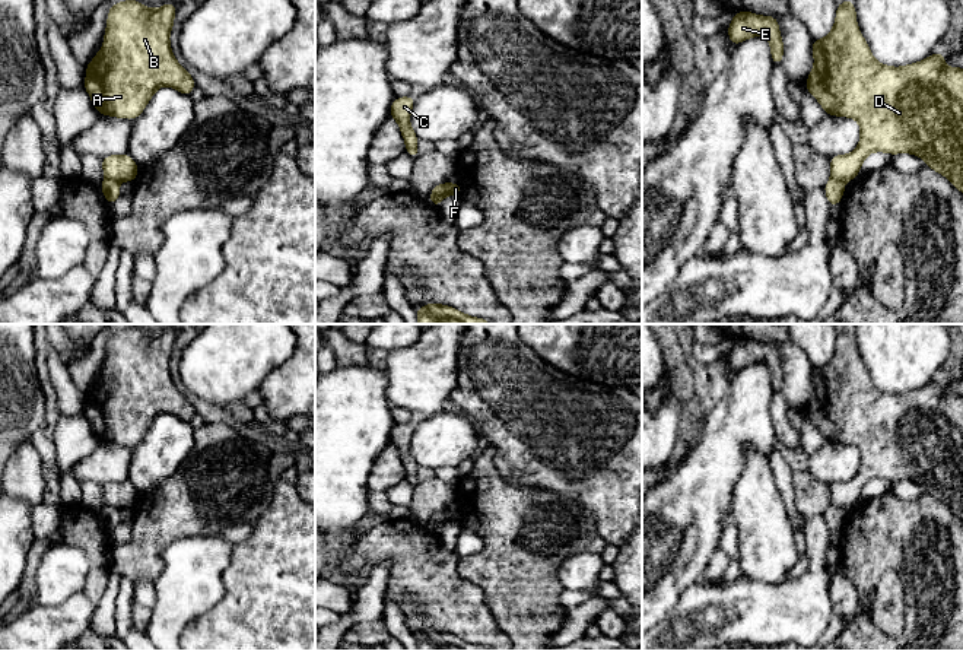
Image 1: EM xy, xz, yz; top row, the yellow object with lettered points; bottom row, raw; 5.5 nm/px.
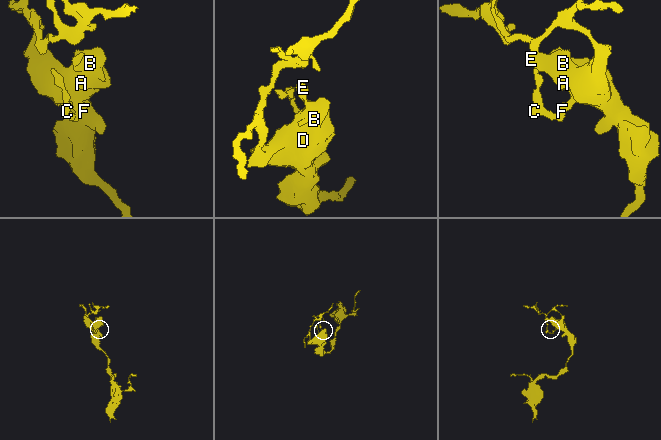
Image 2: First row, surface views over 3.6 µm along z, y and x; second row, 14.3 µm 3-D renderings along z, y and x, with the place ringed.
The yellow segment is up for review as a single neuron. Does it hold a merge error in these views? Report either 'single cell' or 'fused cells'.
fused cells

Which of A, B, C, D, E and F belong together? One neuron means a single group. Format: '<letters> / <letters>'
A B D E F / C

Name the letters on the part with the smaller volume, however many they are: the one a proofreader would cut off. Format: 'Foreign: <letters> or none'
Foreign: C

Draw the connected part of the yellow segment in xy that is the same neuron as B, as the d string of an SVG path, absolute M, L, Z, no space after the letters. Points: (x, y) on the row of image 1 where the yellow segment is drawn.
M136 0L111 6L104 45L86 66L83 85L101 115L134 120L159 88L171 86L184 95L196 88L194 79L175 60L169 44L175 12L174 3L165 3L155 10Z

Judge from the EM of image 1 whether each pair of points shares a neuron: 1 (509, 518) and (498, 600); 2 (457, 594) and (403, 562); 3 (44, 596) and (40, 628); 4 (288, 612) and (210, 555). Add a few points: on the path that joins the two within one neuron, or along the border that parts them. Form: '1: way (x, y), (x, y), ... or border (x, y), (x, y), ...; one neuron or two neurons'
1: way (509, 539), (509, 580); one neuron
2: way (444, 594), (438, 594), (416, 572); one neuron
3: border (75, 593), (62, 603), (35, 606), (15, 619); two neurons
4: border (234, 545), (219, 600); two neurons

